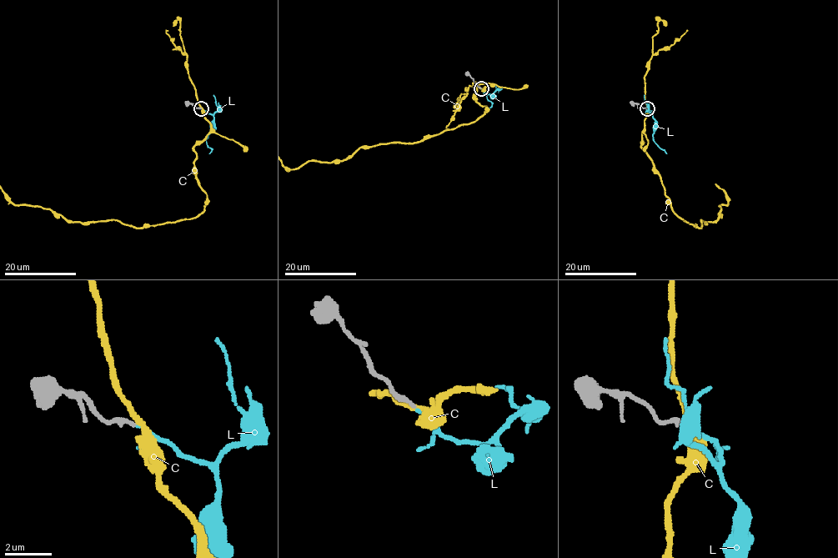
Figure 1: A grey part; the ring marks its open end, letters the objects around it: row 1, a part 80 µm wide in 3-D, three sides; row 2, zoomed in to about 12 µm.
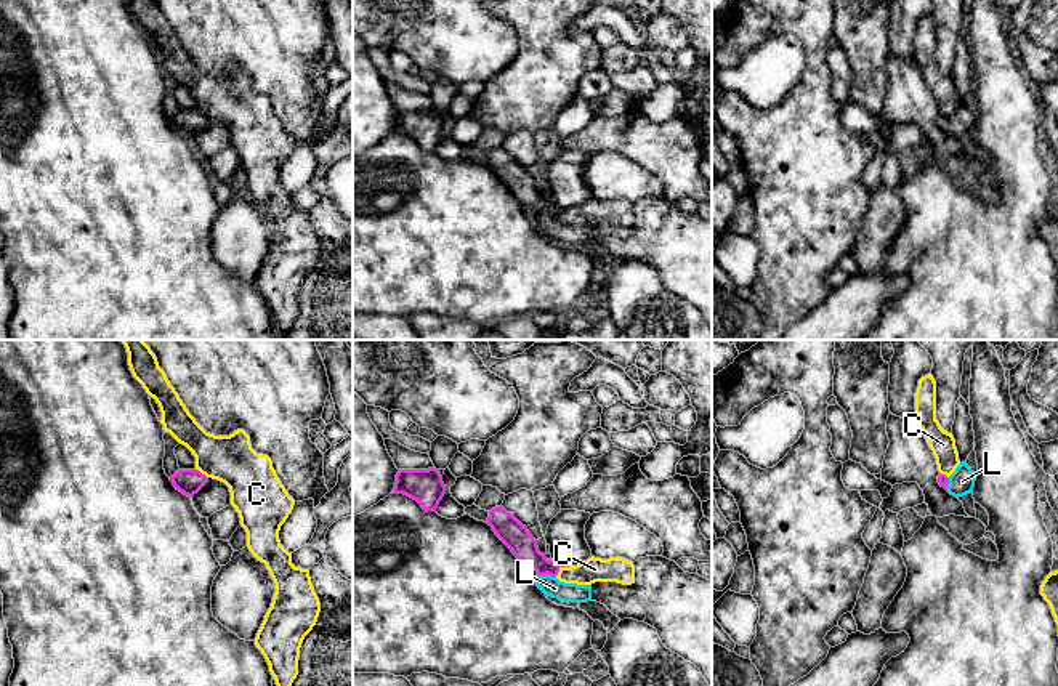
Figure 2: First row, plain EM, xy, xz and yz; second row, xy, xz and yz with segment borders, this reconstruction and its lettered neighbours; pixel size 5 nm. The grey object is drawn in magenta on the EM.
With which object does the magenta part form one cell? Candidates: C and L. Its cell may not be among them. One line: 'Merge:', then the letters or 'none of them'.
Merge: L

